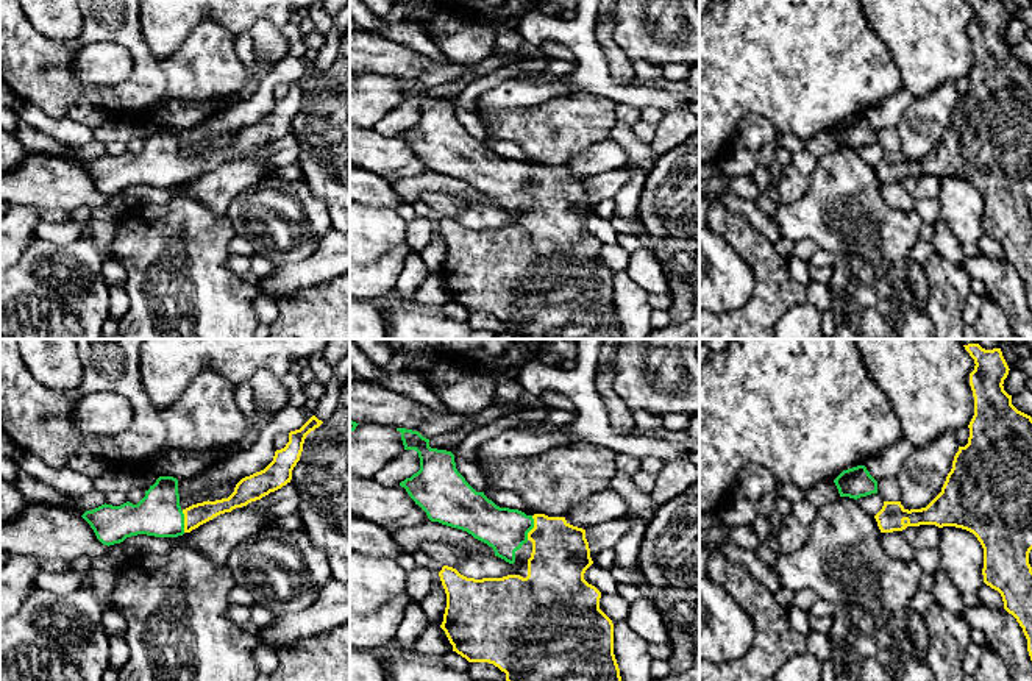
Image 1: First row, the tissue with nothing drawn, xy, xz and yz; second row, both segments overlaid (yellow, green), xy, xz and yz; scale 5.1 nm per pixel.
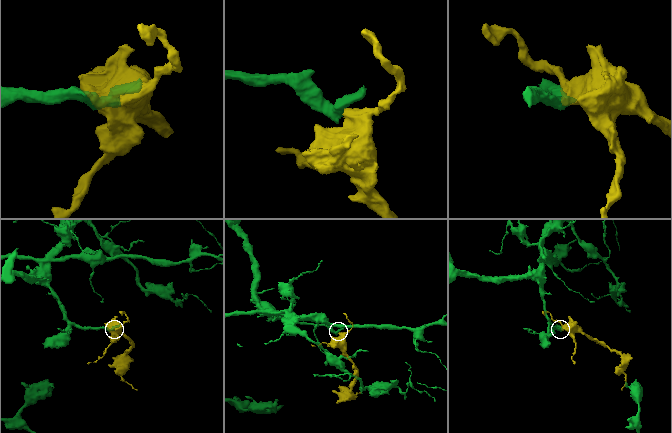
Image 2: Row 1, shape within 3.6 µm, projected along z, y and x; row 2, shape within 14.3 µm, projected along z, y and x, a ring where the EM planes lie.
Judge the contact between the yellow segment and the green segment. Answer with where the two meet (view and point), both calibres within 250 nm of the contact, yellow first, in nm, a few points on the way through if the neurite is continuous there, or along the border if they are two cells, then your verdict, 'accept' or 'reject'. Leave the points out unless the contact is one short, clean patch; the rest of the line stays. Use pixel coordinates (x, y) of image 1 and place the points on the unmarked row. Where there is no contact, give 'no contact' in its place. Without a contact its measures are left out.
meets yellow in xz at (533, 178); 300 nm thick on the yellow side, 220 nm on the other; runs through xz (561, 205), (533, 178), (505, 180); accept

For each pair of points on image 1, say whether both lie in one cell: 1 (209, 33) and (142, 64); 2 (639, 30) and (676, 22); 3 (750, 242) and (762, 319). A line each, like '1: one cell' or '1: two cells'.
1: one cell
2: one cell
3: one cell

